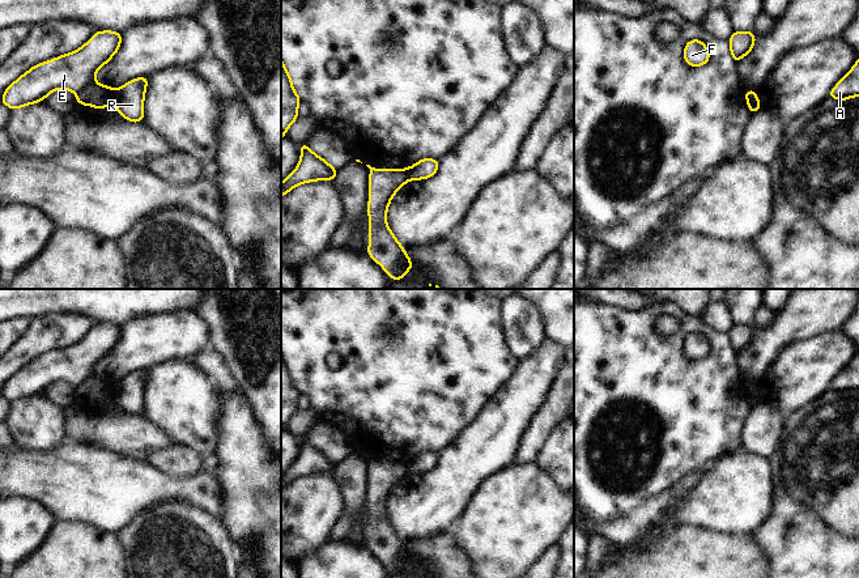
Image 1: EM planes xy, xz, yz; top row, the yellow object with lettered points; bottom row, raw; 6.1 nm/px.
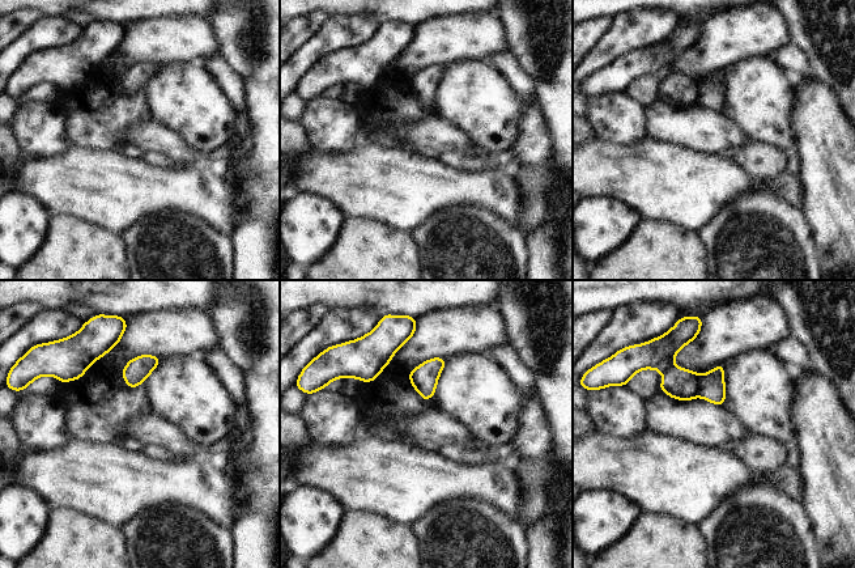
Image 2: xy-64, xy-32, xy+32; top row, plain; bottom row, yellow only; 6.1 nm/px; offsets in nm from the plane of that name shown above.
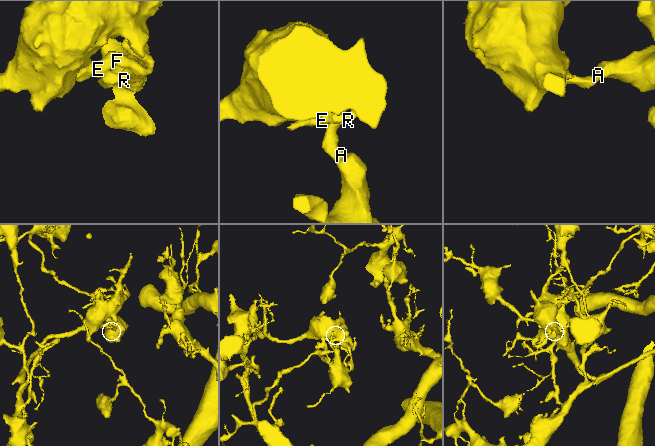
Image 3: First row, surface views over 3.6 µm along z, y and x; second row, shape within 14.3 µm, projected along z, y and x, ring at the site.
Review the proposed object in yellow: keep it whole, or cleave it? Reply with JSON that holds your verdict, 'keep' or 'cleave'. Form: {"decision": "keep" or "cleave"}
{"decision": "cleave"}

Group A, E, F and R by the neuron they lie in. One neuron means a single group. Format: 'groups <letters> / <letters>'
groups A / E F R

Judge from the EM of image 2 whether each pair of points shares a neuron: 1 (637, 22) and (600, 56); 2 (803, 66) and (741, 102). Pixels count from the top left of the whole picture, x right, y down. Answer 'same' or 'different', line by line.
1: same
2: different

